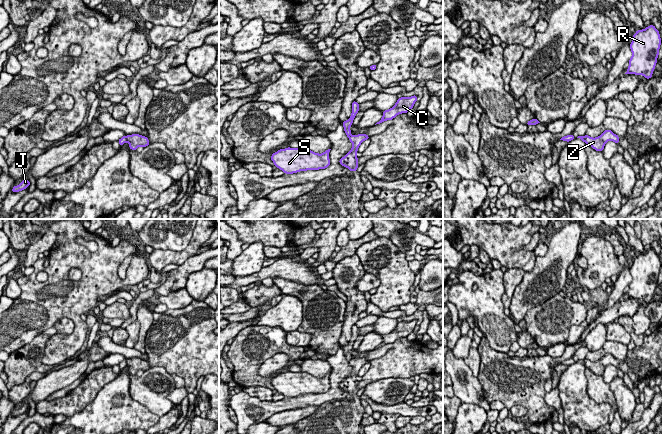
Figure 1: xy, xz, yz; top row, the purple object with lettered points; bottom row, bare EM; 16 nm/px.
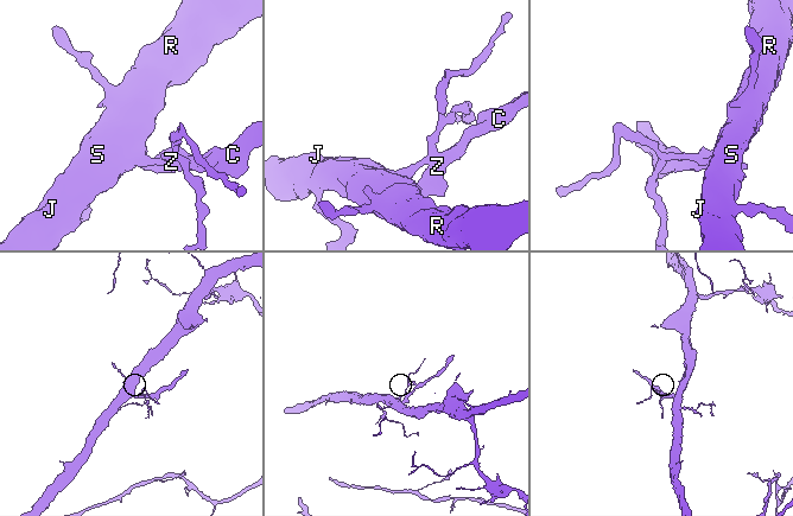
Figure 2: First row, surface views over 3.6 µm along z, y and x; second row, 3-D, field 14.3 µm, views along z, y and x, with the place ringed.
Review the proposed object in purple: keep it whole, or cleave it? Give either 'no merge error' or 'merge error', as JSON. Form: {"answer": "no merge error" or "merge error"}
{"answer": "merge error"}

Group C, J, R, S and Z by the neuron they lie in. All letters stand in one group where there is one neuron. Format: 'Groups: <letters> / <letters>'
Groups: C Z / J R S

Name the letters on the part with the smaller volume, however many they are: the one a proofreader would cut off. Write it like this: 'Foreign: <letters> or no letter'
Foreign: C, Z

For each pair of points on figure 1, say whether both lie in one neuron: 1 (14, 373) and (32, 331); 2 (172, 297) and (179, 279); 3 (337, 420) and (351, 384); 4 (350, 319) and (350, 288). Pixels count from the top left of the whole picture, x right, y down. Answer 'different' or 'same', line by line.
1: different
2: different
3: same
4: same

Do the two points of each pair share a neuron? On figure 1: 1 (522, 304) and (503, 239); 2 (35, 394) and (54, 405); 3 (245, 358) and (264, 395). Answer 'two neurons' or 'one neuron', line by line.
1: two neurons
2: two neurons
3: two neurons

